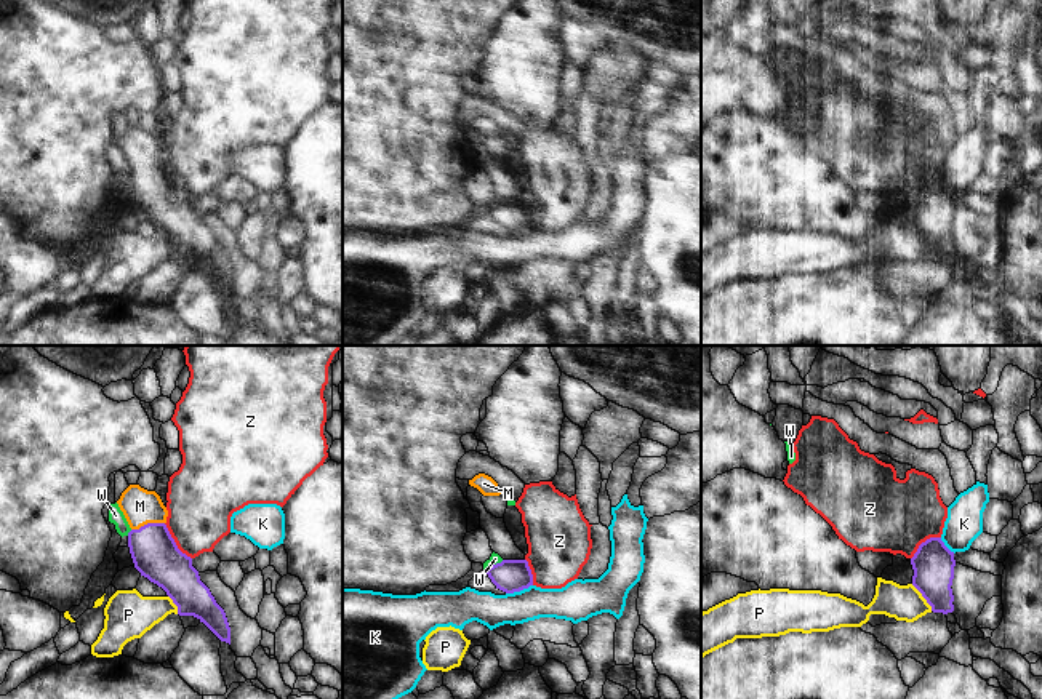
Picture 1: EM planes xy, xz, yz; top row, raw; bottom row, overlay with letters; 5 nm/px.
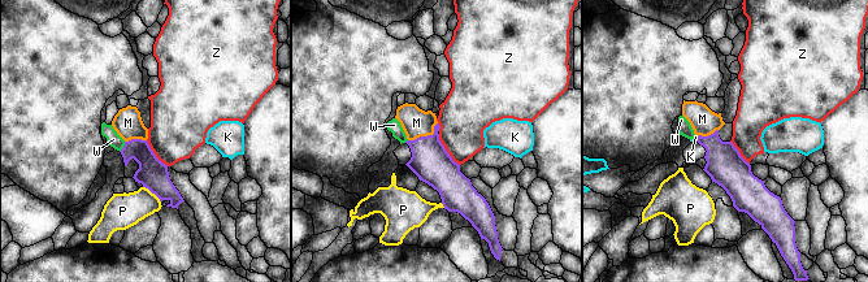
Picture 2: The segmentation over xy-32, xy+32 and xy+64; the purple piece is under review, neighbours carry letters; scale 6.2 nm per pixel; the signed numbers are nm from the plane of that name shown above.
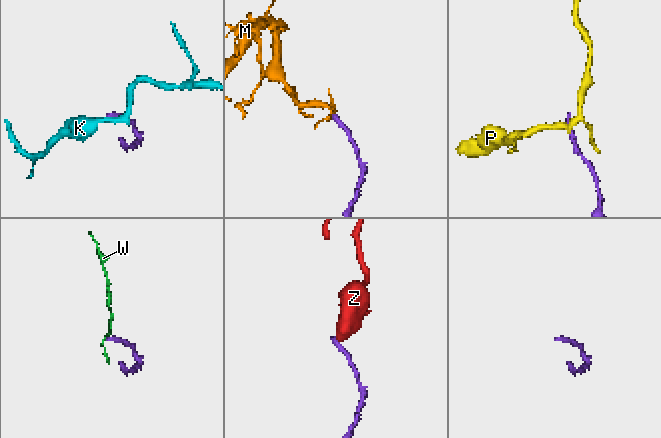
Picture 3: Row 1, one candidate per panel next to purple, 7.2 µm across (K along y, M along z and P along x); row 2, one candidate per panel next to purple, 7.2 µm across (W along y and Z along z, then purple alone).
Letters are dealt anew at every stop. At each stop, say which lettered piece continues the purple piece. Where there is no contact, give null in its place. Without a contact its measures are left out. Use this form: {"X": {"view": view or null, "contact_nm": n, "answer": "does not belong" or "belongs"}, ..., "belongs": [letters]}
{"K": {"view": "xz", "contact_nm": 140, "answer": "does not belong"}, "M": {"view": "xy", "contact_nm": 170, "answer": "belongs"}, "P": {"view": "yz", "contact_nm": 170, "answer": "does not belong"}, "W": {"view": "xz", "contact_nm": 100, "answer": "does not belong"}, "Z": {"view": "xy", "contact_nm": 240, "answer": "does not belong"}, "belongs": ["M"]}

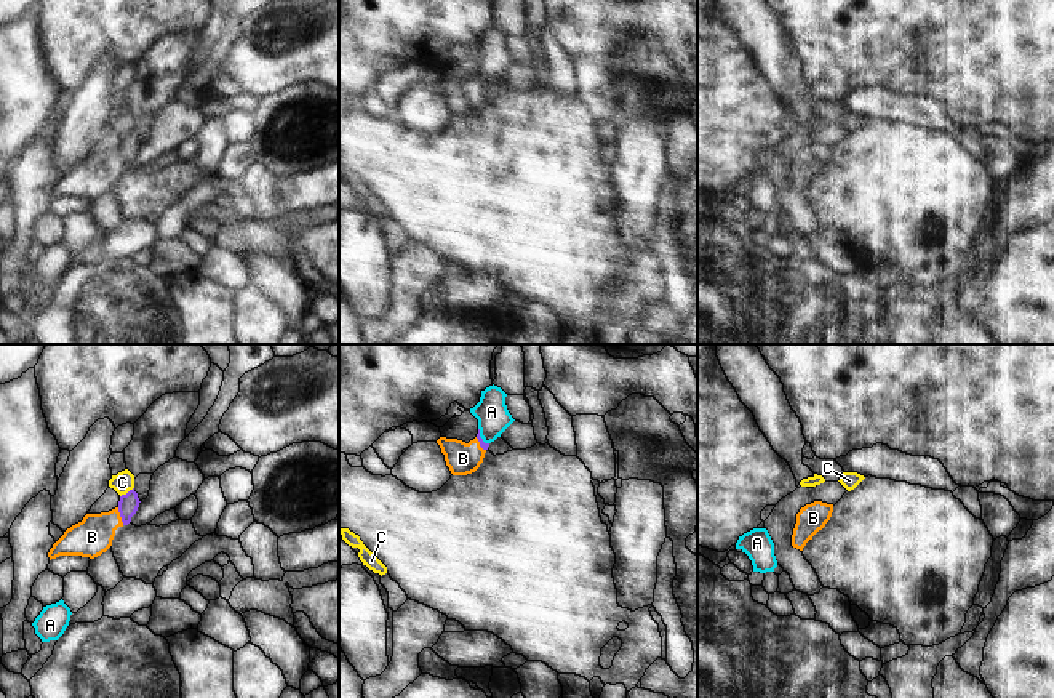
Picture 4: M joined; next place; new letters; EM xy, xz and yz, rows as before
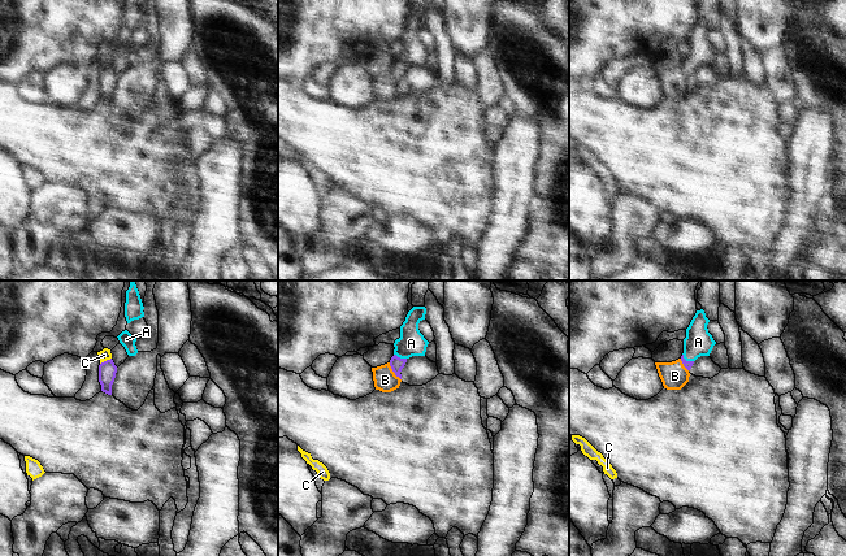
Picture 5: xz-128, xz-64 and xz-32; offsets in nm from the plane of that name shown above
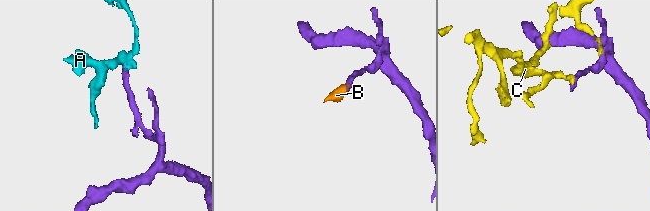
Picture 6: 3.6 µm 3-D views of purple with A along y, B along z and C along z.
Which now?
{"A": {"view": "xz", "contact_nm": 100, "answer": "belongs"}, "B": {"view": "xy", "contact_nm": 90, "answer": "does not belong"}, "C": {"view": "xy", "contact_nm": 90, "answer": "does not belong"}, "belongs": ["A"]}

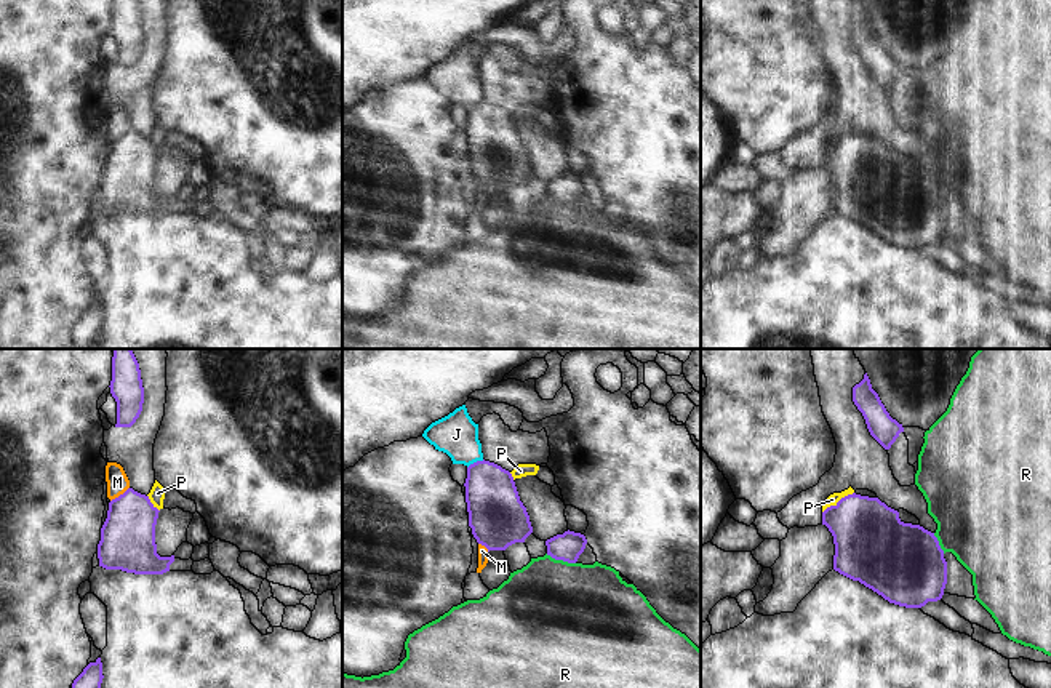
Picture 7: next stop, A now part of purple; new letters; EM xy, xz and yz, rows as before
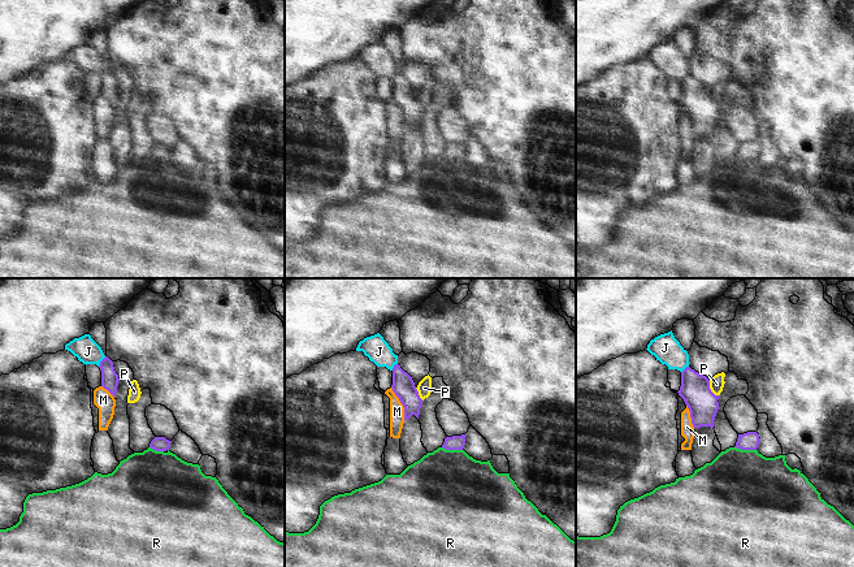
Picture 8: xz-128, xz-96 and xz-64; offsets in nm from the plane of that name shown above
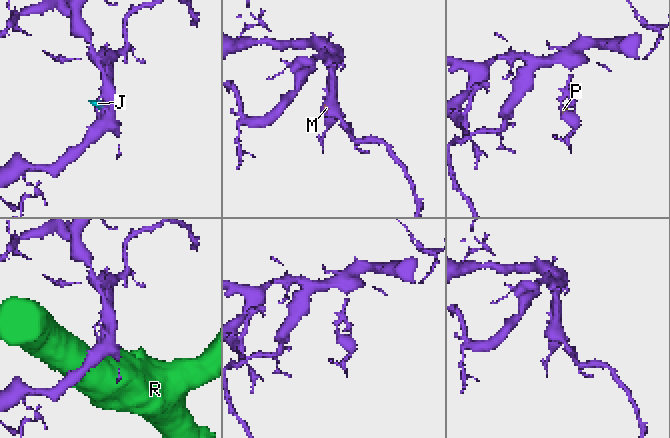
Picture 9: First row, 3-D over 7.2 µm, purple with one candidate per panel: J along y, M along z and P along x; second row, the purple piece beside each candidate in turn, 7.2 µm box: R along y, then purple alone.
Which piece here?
{"J": {"view": "xz", "contact_nm": 100, "answer": "does not belong"}, "M": {"view": "xy", "contact_nm": 120, "answer": "does not belong"}, "P": {"view": "yz", "contact_nm": 190, "answer": "belongs"}, "R": {"view": "xz", "contact_nm": 160, "answer": "does not belong"}, "belongs": ["P"]}

